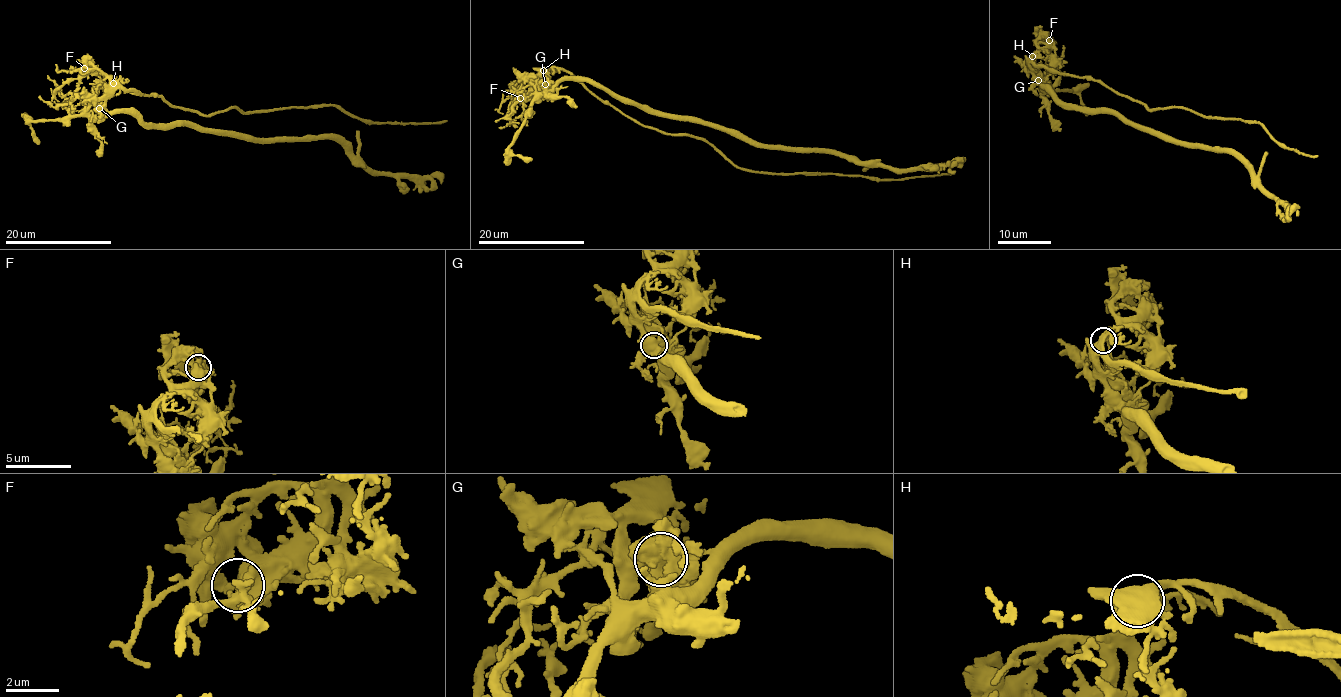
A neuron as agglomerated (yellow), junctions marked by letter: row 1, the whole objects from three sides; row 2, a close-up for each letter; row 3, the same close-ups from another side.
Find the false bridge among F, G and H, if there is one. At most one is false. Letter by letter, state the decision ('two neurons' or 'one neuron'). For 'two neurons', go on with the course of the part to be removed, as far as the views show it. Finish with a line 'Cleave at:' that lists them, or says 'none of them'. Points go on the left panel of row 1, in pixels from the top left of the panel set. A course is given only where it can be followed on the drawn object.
F: one neuron
G: two neurons; foreign part runs (100, 107), (117, 88), (133, 88), (204, 115), (238, 107), (244, 112), (339, 105), (373, 122), (447, 120)
H: one neuron
Cleave at: G

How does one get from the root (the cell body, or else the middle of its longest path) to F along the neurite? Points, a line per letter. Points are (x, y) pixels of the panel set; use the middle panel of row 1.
F: (546, 73), (542, 69), (537, 84), (520, 98)

